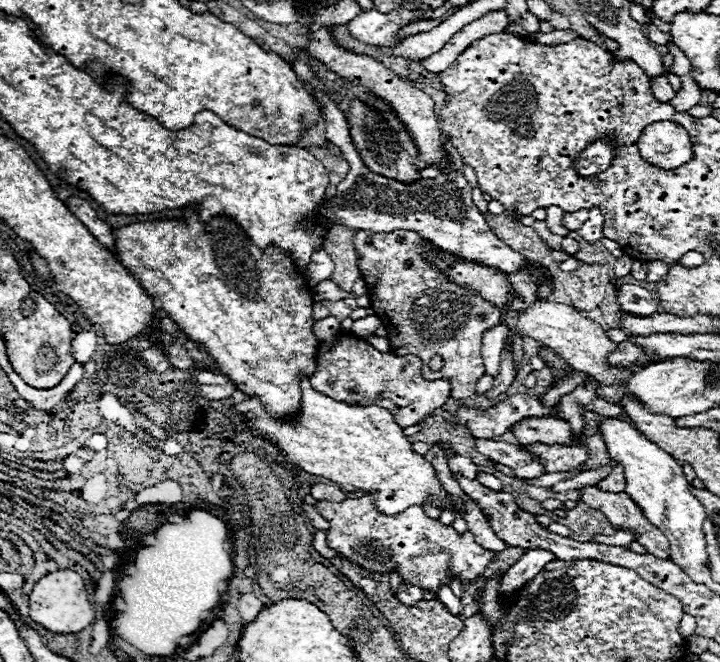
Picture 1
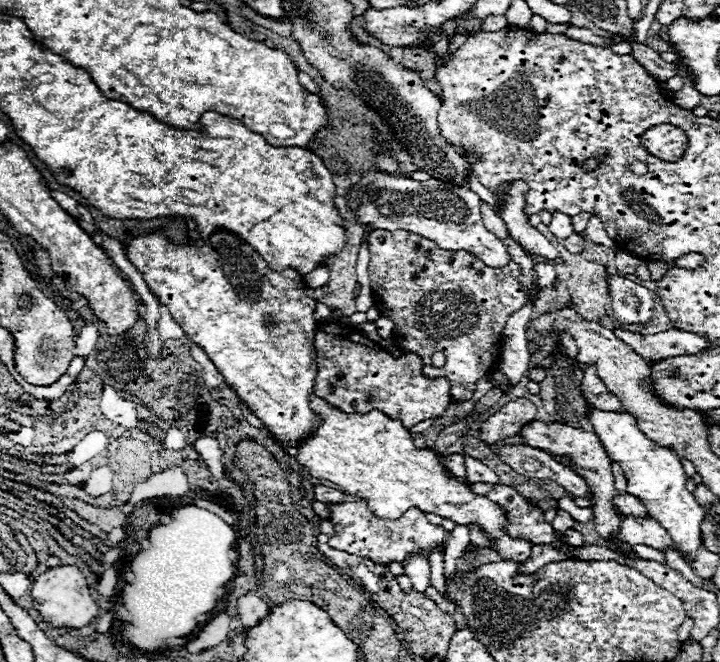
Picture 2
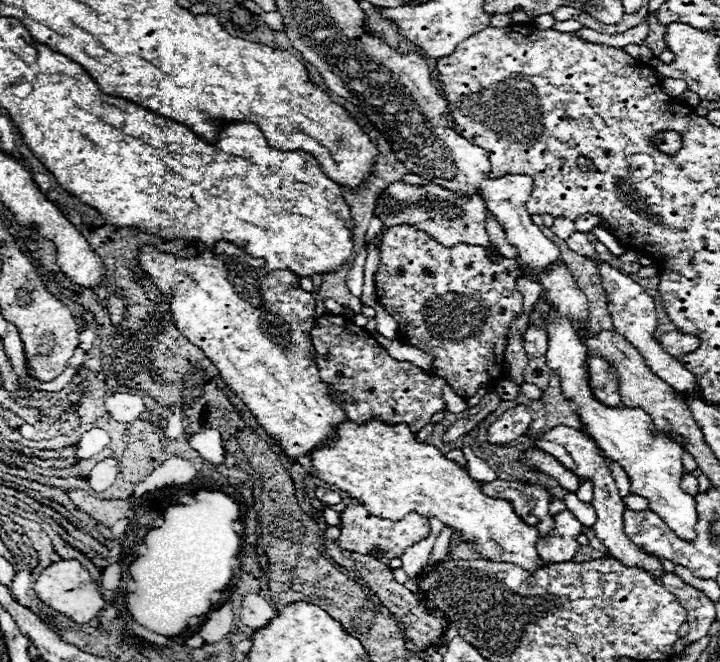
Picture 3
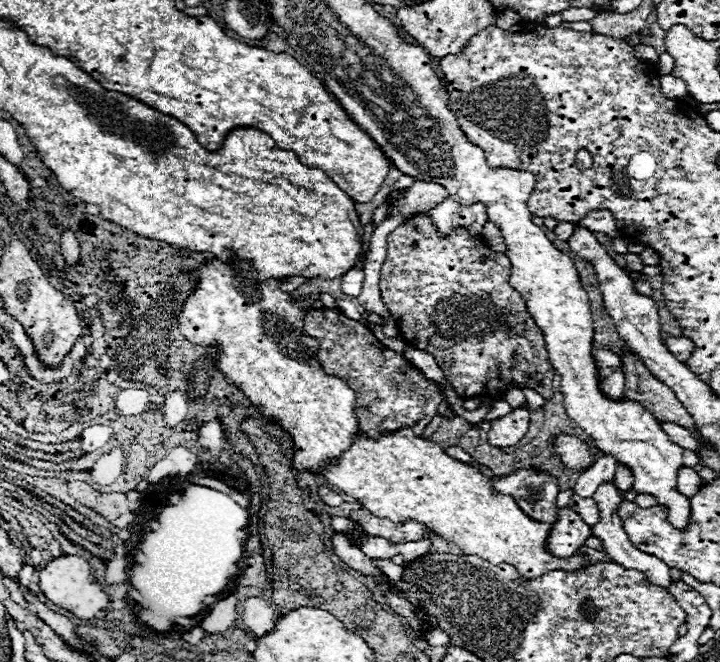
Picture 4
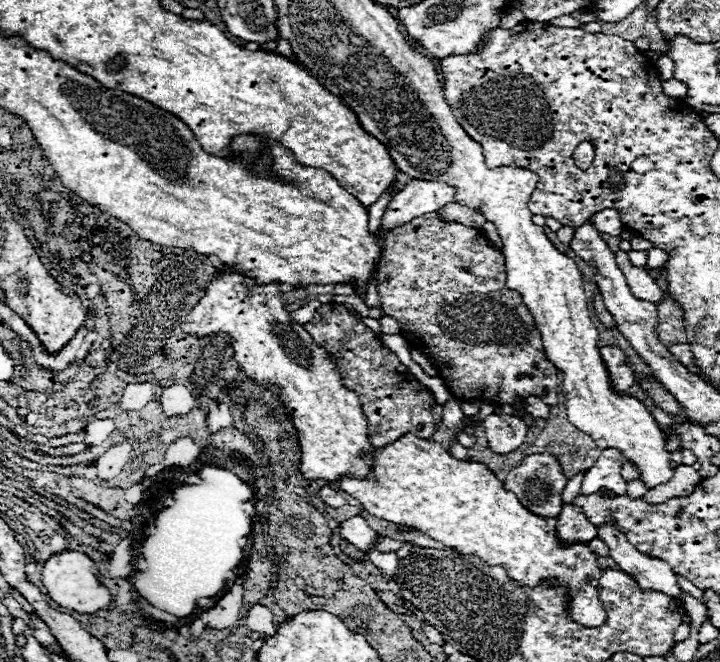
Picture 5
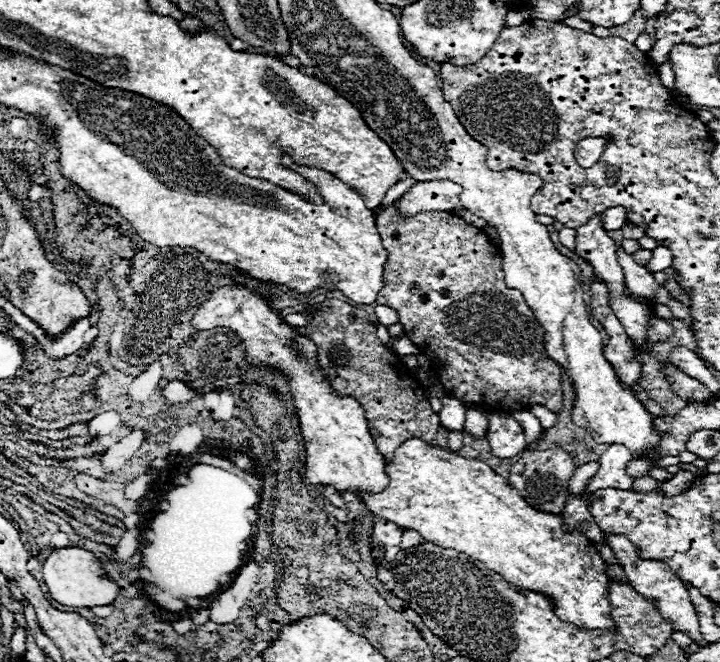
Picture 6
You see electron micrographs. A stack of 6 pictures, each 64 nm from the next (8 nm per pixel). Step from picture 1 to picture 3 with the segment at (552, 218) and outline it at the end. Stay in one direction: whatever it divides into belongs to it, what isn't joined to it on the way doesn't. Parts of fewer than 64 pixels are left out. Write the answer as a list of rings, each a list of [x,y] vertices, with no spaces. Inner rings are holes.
[[[558,216],[556,220],[554,220],[554,224],[552,224],[552,228],[550,228],[558,238],[562,238],[562,240],[566,240],[572,232],[574,232],[574,222],[570,222],[568,218],[562,218],[562,216]]]

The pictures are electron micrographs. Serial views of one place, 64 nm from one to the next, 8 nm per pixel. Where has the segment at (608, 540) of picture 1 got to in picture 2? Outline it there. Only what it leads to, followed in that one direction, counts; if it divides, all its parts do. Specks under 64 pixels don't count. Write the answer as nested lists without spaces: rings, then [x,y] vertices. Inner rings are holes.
[[[650,516],[626,518],[620,524],[618,538],[624,544],[646,544],[646,546],[652,546],[652,548],[658,548],[658,550],[672,546],[668,532],[656,520],[652,520]]]

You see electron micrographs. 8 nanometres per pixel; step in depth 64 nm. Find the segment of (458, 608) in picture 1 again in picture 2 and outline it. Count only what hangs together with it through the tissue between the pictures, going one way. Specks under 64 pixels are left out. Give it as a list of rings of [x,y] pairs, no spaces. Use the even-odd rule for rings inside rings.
[[[438,545],[432,552],[432,558],[430,558],[431,585],[447,600],[452,601],[452,598],[447,592],[445,578],[444,578],[444,555],[445,550],[442,546]]]

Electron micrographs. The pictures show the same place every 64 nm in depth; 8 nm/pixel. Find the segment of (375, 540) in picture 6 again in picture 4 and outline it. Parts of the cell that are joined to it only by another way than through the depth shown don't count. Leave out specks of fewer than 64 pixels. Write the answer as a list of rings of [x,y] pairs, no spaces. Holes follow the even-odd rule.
[[[376,560],[376,564],[382,568],[382,572],[394,580],[394,582],[400,582],[402,580],[402,566],[394,566],[390,560]]]

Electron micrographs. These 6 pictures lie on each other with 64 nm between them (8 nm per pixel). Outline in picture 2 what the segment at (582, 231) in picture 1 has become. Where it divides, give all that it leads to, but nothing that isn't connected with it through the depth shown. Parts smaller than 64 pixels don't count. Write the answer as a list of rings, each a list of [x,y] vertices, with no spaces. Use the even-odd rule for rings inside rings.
[[[592,214],[592,220],[588,220],[588,228],[584,230],[584,234],[586,234],[586,238],[590,238],[592,242],[596,242],[596,244],[604,244],[604,246],[612,248],[614,252],[618,252],[614,240],[608,238],[608,234],[606,234],[606,230],[604,230],[604,224],[602,224],[602,220],[600,220],[598,216]]]

